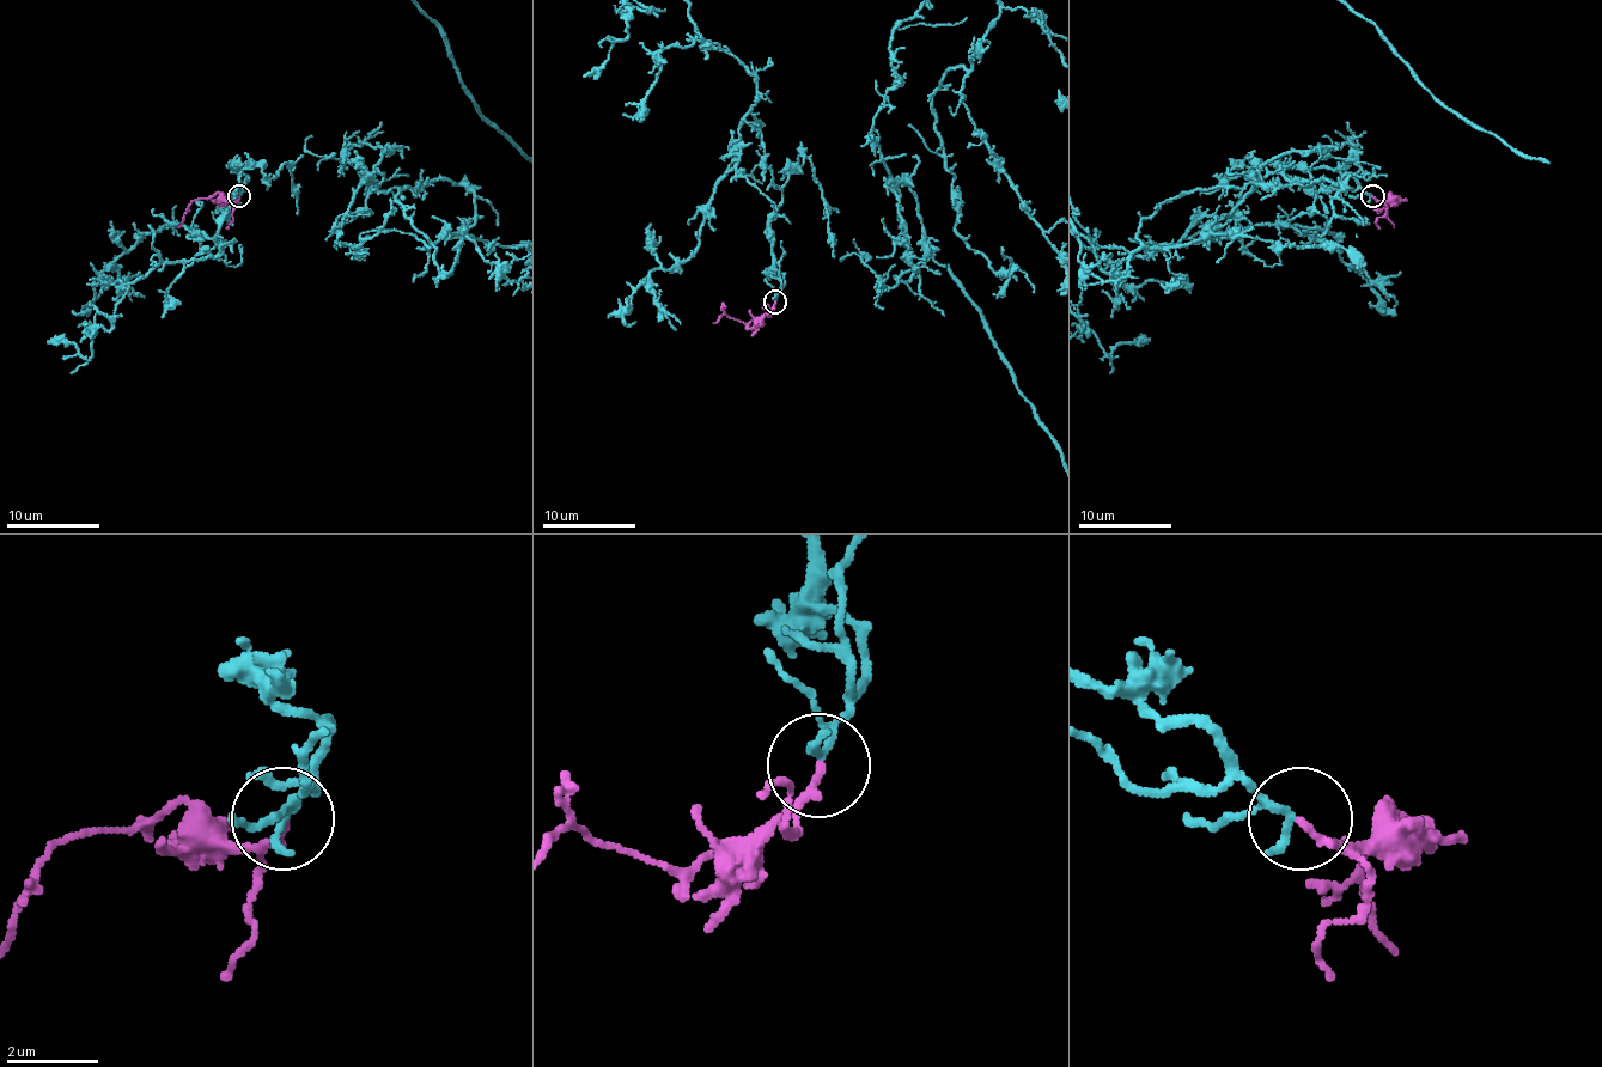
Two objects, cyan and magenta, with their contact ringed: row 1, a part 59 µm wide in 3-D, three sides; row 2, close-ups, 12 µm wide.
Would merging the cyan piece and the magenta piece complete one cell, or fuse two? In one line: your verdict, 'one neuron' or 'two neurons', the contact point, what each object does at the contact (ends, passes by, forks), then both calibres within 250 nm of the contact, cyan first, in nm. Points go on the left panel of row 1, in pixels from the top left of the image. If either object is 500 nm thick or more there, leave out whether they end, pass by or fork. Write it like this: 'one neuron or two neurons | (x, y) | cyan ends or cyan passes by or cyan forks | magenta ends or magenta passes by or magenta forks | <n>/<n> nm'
one neuron | (238, 196) | cyan passes by | magenta ends | 160/180 nm

